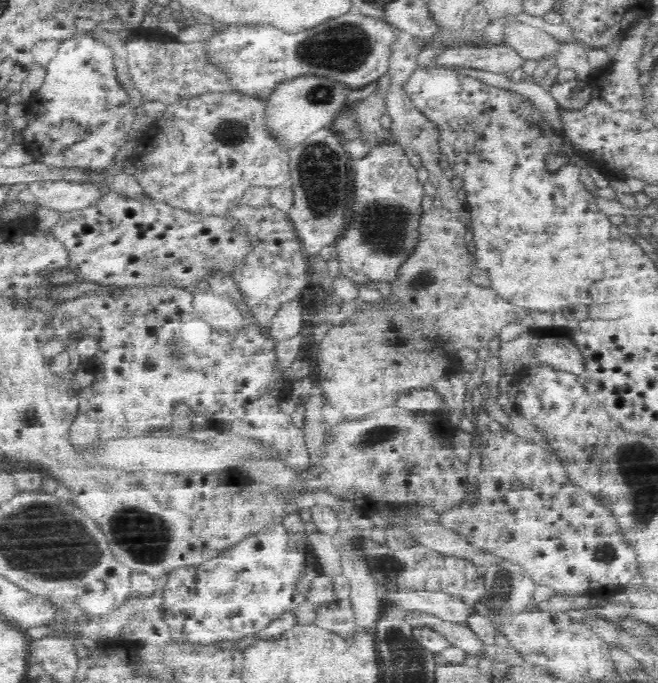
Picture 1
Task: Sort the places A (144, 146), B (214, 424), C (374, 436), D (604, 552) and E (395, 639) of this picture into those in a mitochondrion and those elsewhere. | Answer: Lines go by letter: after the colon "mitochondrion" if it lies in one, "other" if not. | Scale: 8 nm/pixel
A: other
B: other
C: mitochondrion
D: mitochondrion
E: mitochondrion

